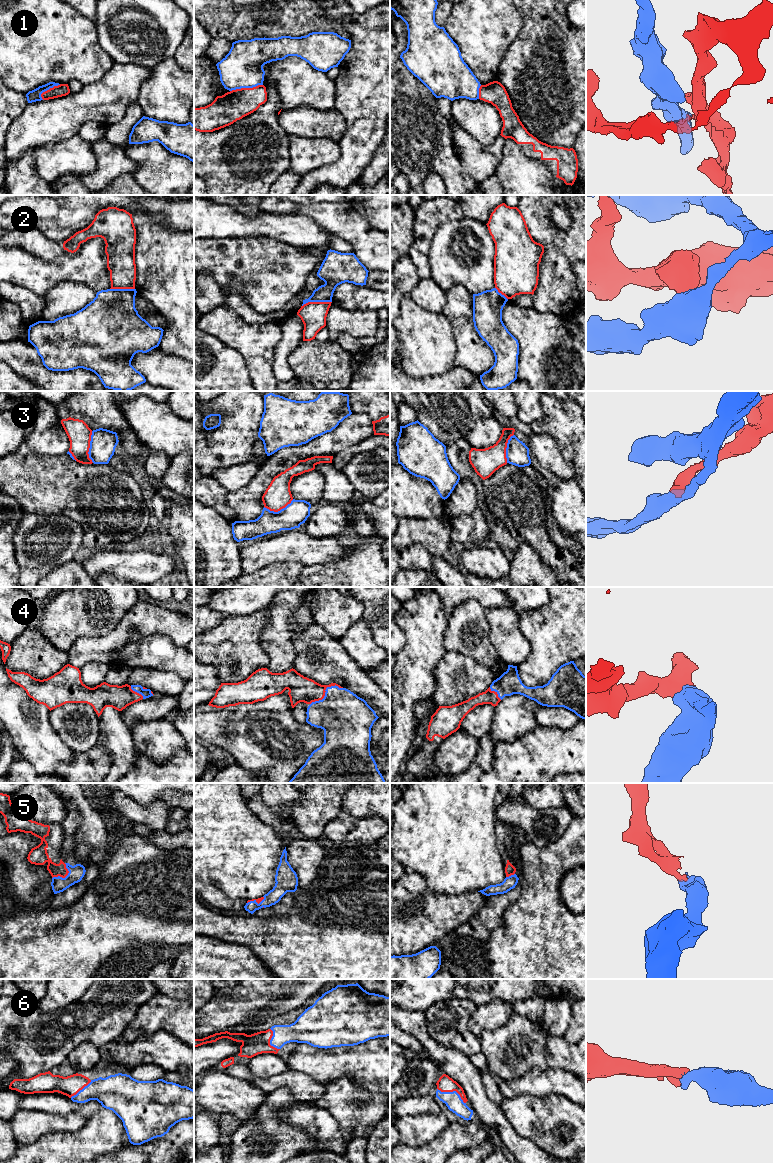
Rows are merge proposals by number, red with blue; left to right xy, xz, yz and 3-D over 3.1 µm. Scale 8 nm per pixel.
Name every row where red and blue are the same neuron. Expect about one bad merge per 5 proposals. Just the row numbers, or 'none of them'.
4, 5, 6

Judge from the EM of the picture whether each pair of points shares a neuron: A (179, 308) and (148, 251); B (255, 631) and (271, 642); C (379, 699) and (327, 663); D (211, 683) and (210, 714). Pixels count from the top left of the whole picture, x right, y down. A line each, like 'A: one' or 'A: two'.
A: one
B: two
C: one
D: two

